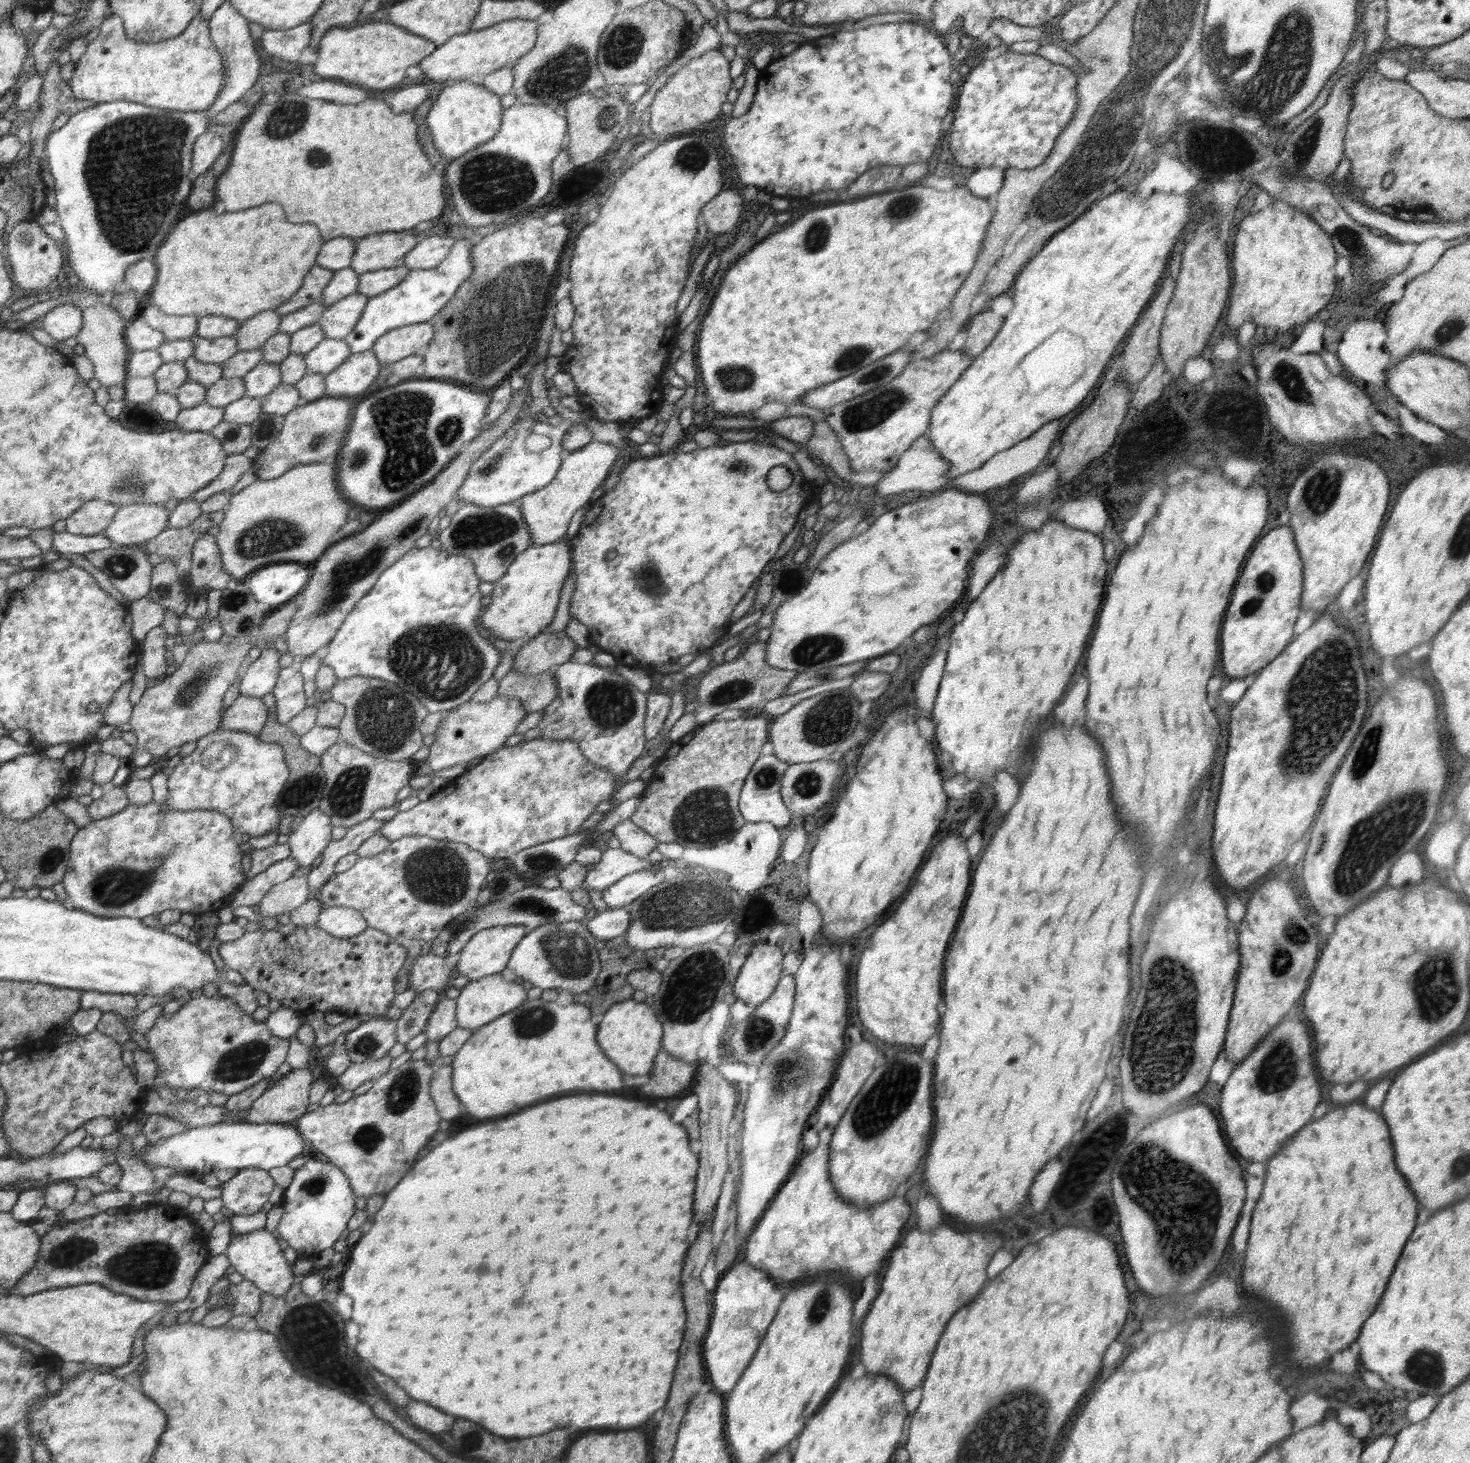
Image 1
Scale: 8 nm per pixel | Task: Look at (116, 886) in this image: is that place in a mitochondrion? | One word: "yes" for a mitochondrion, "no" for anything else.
yes

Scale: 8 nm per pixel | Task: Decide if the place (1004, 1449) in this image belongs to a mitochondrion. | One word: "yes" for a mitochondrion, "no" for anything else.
yes

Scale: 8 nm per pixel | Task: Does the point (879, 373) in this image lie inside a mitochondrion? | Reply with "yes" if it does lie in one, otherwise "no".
yes

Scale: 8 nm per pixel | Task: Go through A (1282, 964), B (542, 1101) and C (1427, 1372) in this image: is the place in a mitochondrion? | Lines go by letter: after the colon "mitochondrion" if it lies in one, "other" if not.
A: mitochondrion
B: other
C: mitochondrion

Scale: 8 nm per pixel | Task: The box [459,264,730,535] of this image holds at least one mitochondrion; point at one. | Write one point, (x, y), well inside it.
(493, 463)

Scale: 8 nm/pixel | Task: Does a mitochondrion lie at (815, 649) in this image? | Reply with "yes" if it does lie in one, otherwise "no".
yes

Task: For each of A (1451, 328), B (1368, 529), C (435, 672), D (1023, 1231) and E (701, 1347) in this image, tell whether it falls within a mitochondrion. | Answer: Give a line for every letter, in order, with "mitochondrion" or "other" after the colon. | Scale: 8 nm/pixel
A: mitochondrion
B: other
C: mitochondrion
D: other
E: other

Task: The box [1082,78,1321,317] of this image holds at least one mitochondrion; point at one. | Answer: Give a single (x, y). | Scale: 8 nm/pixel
(1206, 149)

